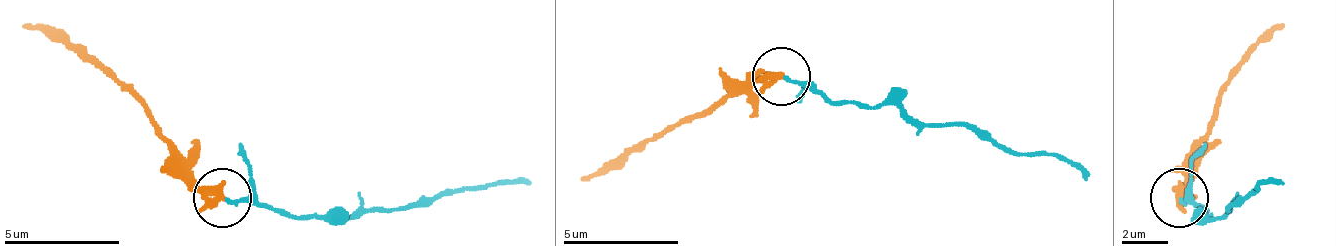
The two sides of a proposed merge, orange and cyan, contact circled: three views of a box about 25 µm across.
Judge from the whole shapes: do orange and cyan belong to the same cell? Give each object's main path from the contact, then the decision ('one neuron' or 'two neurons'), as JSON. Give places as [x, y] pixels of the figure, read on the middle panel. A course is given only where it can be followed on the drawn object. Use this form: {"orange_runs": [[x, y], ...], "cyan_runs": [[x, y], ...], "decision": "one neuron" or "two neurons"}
{"orange_runs": [[782, 77], [753, 89], [736, 89], [579, 182]], "cyan_runs": [[782, 77], [864, 106], [968, 124], [1014, 153], [1055, 153], [1090, 176]], "decision": "two neurons"}

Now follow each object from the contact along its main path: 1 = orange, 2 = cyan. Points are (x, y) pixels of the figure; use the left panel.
1: (224, 199), (195, 182), (177, 147), (125, 89), (21, 25)
2: (224, 199), (305, 216), (410, 211), (456, 187), (497, 187), (531, 182)

